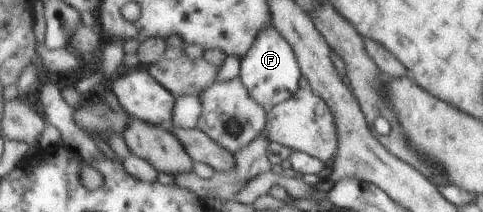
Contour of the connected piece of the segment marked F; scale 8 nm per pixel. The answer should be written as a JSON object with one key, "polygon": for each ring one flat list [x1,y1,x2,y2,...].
{"polygon":[[268,26,267,29,261,31,251,46,248,49,246,56,239,59,239,77,248,89,248,94,251,95,264,110,269,110,272,106,279,105,298,88,298,66,292,54,292,46,290,43,275,29,273,26]]}

